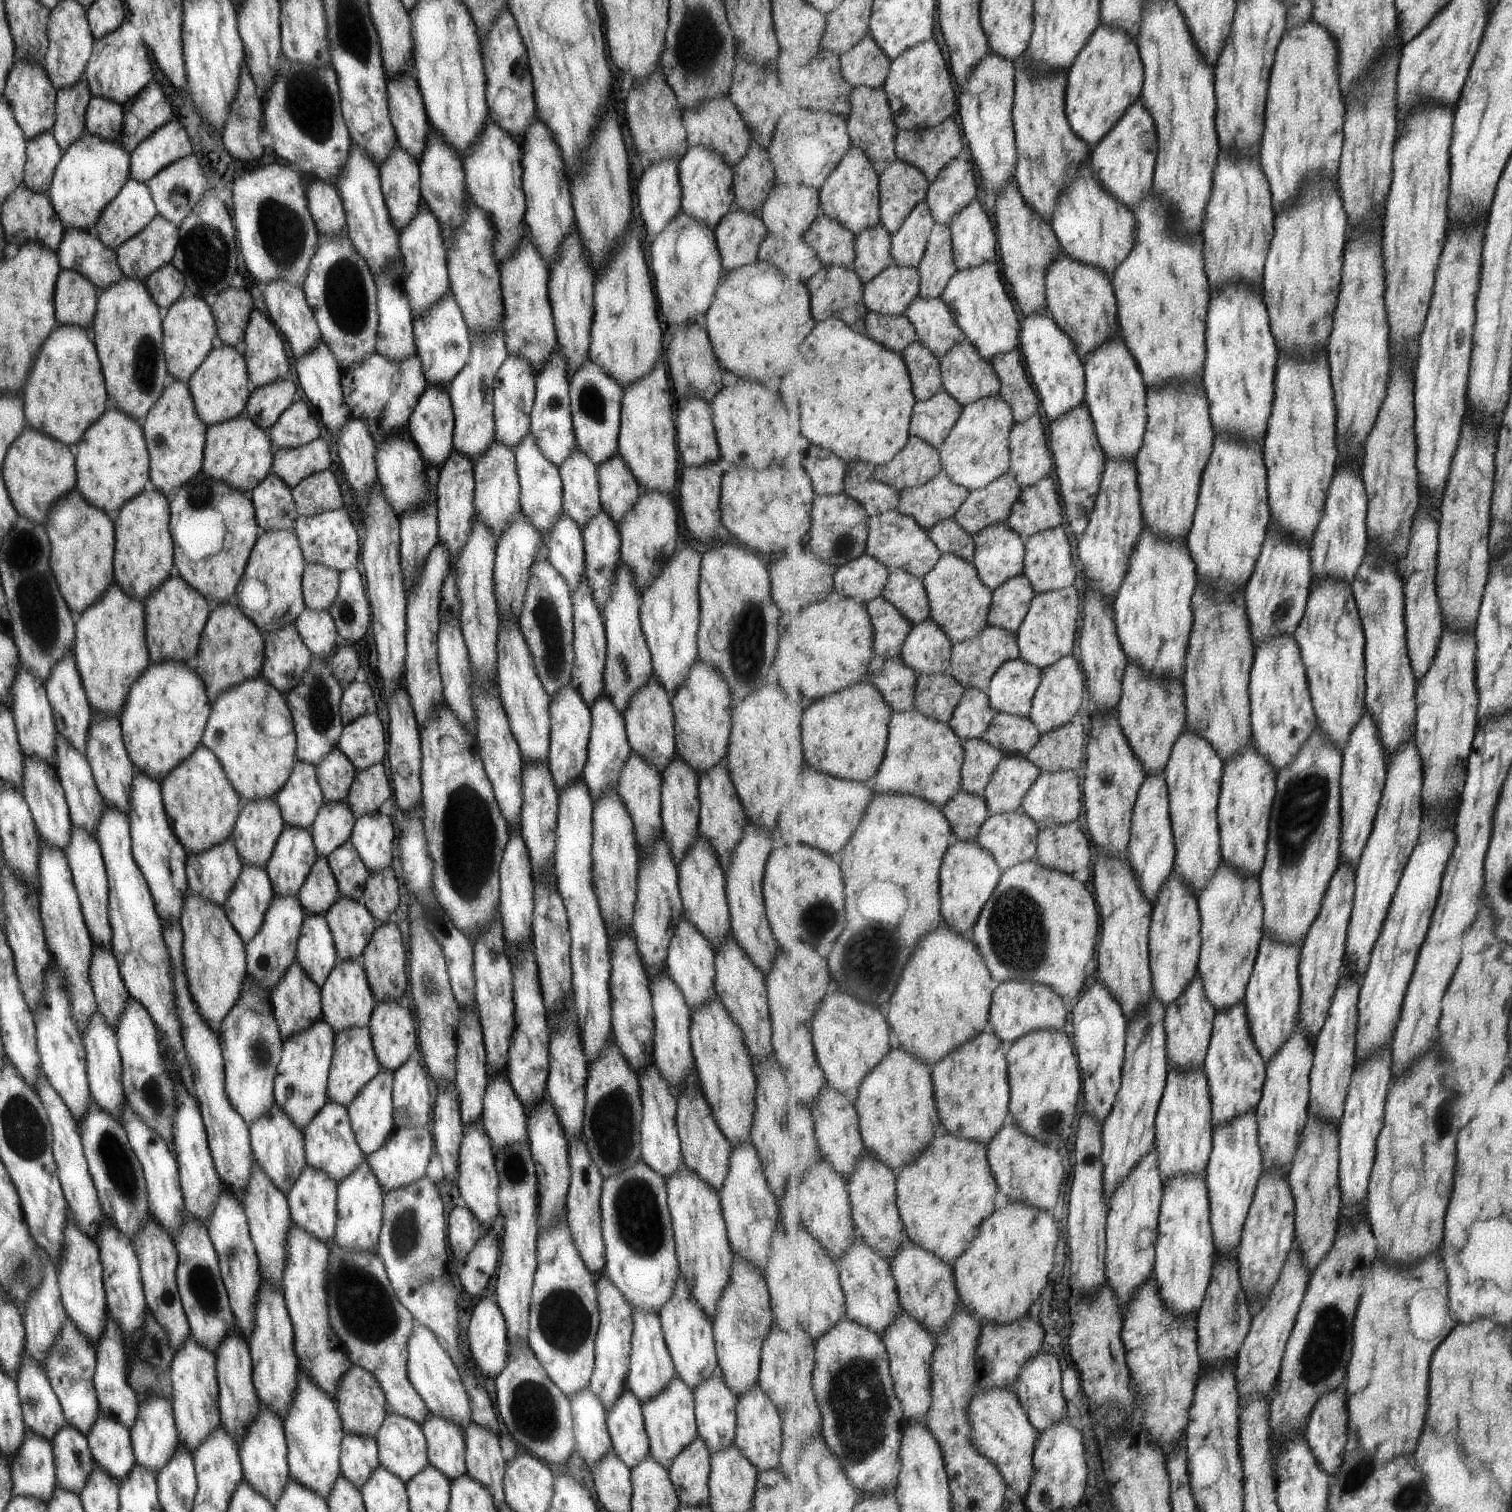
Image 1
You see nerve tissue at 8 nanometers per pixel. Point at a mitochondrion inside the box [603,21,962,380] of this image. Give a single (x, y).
(916, 138)

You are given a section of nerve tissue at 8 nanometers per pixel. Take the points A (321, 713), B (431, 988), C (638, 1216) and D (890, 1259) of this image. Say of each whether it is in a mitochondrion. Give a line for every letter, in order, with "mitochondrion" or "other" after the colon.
A: mitochondrion
B: mitochondrion
C: mitochondrion
D: other

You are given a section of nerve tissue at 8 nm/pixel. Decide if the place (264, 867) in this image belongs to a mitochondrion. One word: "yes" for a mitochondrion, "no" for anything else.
no

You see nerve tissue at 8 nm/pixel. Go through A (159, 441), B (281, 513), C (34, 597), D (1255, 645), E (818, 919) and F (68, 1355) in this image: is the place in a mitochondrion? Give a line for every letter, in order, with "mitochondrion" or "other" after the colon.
A: other
B: mitochondrion
C: mitochondrion
D: other
E: mitochondrion
F: mitochondrion

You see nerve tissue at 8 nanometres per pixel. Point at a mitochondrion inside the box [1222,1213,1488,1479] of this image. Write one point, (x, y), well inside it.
(1324, 1345)

